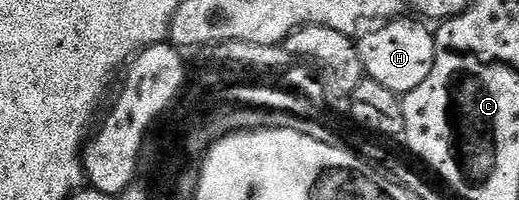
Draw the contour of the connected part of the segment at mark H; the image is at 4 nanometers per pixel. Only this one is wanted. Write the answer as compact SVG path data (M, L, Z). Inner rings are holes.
M399 18L383 23L375 32L367 34L363 40L357 41L360 62L362 63L363 73L370 76L382 88L387 88L390 92L405 94L416 90L434 65L434 32L426 29L425 23L417 19L406 20Z

